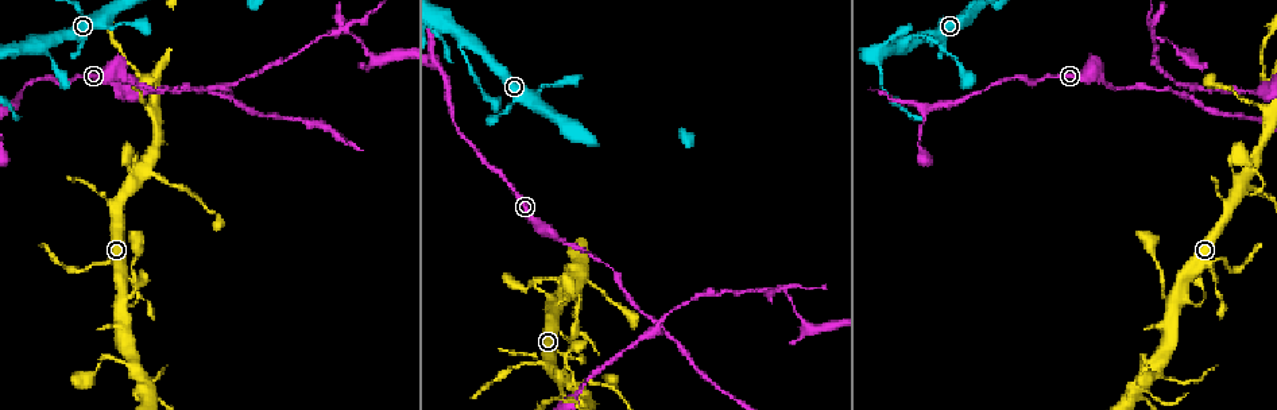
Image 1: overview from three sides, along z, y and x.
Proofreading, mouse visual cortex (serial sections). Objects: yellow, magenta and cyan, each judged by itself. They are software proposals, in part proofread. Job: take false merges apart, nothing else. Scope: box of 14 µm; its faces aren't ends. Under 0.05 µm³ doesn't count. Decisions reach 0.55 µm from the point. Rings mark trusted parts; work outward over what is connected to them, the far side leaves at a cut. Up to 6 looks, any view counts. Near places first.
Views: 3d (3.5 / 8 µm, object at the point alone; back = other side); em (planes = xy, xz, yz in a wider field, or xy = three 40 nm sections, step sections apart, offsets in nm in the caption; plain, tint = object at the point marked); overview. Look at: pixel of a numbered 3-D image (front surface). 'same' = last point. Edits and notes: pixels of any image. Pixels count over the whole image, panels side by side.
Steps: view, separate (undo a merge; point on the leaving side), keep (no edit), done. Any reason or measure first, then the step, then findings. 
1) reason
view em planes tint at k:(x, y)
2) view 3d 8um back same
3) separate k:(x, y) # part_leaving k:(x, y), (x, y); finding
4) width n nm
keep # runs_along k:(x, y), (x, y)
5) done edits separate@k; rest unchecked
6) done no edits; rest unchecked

abrupt turn
view 3d 3.5um at 1:(568, 343)

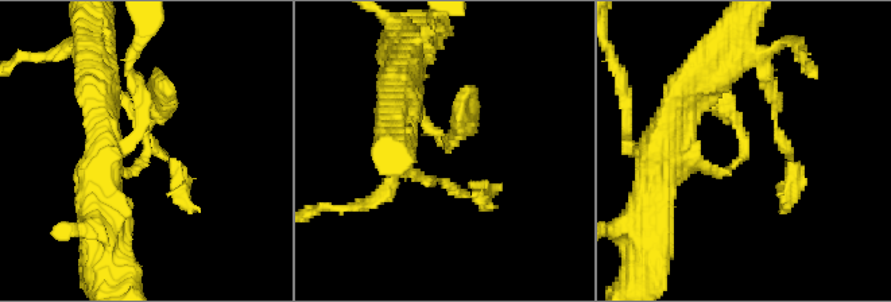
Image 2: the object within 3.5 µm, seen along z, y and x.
arm_widths 250, 300 nm
view em xy step 5 tint at 2:(736, 162)

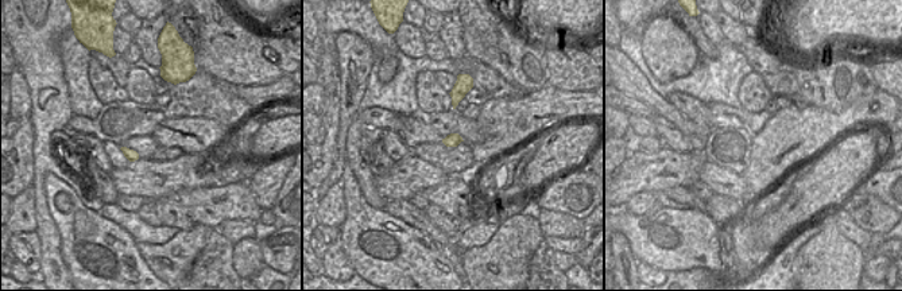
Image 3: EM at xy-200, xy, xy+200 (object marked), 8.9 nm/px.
width 120 nm
keep # runs_along 2:(406, 69), (438, 142), (464, 111); continuous, no second cell

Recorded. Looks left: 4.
four arms meet
view 3d 3.5um at 1:(657, 328)

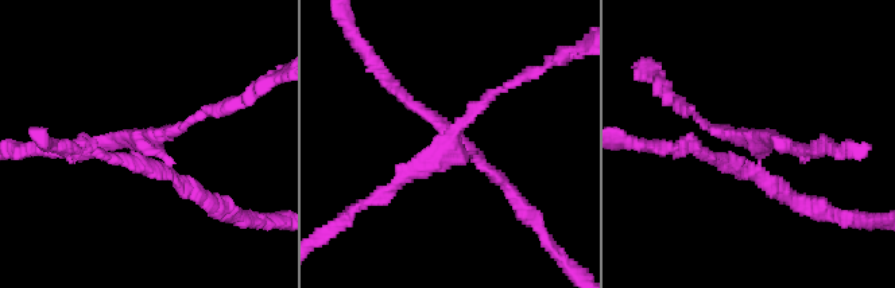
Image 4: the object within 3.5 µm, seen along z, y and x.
arms 4; arm_widths 150, 150, 150, 200 nm
view em planes tint at 4:(755, 144)

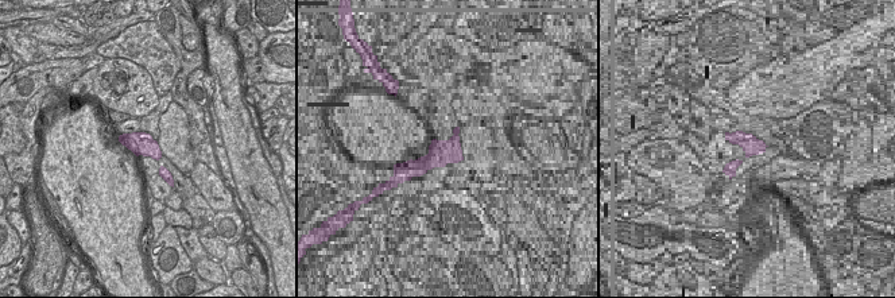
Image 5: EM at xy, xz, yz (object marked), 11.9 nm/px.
separate 4:(431, 163) # part_leaving 4:(460, 150), (456, 129), (526, 74); two cells meet here

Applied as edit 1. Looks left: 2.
thin arm on a thick one
view 3d 3.5um at 1:(31, 45)

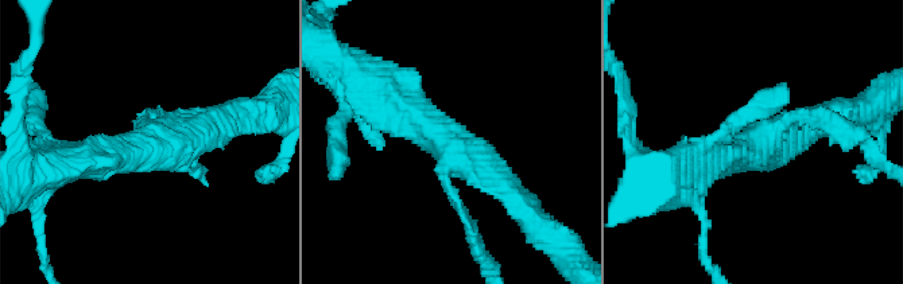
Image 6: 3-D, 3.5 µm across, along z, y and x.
arms 3; arm_widths 150, 300, 450 nm
view em xy step 2 tint at 6:(459, 153)

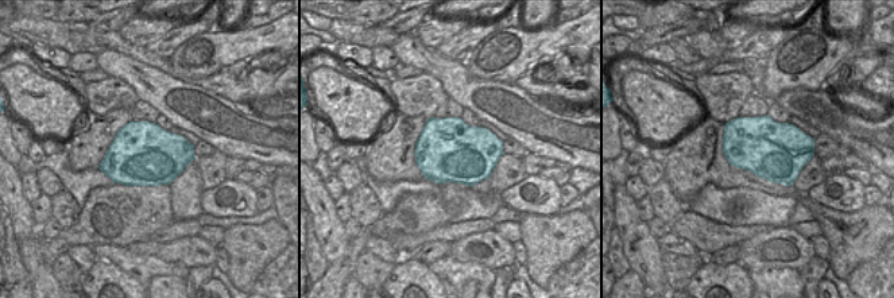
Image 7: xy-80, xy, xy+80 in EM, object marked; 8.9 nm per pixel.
keep # runs_along 6:(520, 207), (471, 155), (384, 104); one cell here

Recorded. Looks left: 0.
done edits separate@4; rest unchecked

